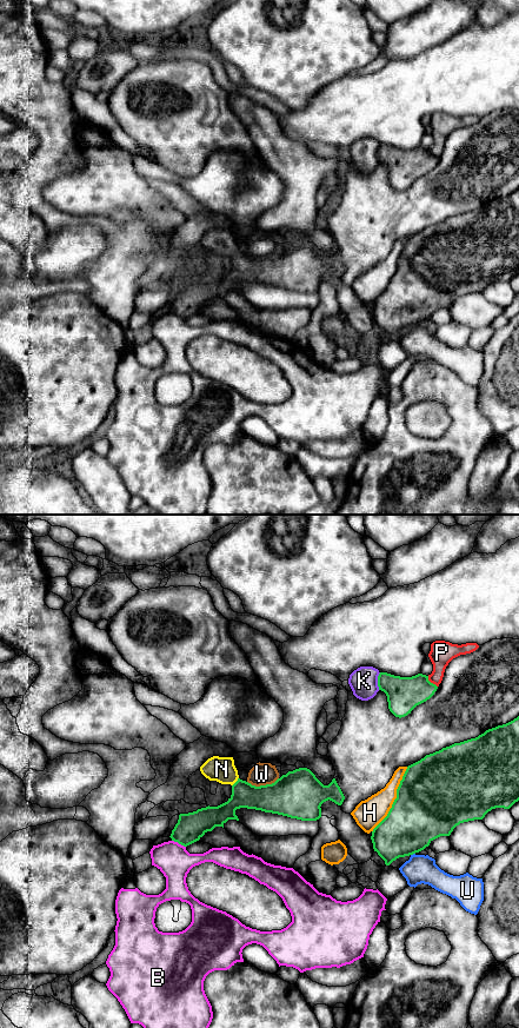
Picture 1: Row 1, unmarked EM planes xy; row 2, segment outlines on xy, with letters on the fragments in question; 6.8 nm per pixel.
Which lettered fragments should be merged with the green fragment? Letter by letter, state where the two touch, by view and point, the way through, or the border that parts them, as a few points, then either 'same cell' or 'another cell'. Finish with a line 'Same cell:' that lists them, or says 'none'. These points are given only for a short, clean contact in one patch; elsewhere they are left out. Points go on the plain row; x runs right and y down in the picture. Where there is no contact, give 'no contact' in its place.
B: contact xy (179, 316); another cell
H: contact xy (394, 272); another cell
K: contact xy (378, 153); another cell
N: contact xy (235, 254); way xy (268, 270), (251, 270), (235, 254), (221, 241); same cell
P: contact xy (430, 154); another cell
U: contact xy (412, 326); another cell
W: contact xy (263, 258); another cell
Same cell: N

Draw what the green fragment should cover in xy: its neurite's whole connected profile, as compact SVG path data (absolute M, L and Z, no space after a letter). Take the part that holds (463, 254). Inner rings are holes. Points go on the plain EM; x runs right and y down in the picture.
M519 188L506 197L486 203L475 211L443 220L408 238L397 261L397 271L392 280L372 304L373 321L385 333L385 337L390 338L399 330L424 323L440 309L450 309L460 296L483 292L492 281L510 281L518 273Z

